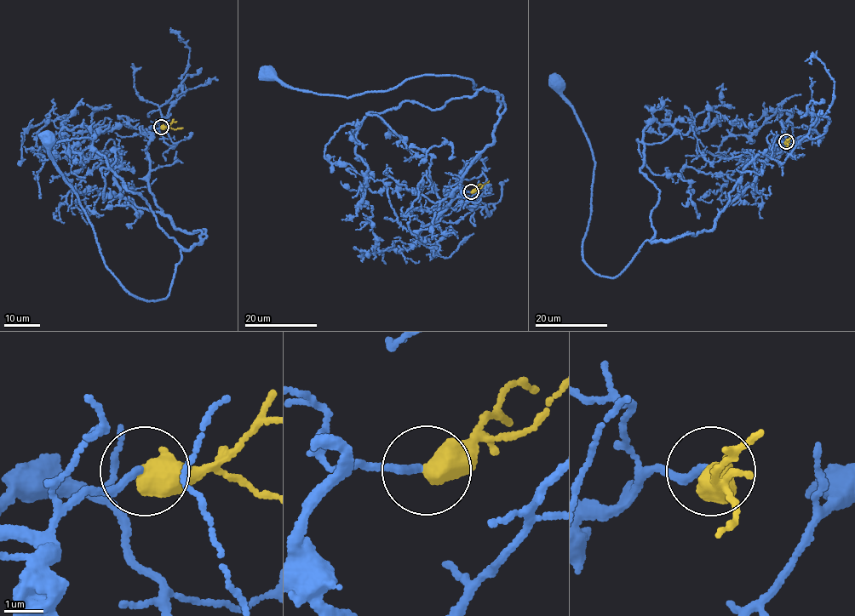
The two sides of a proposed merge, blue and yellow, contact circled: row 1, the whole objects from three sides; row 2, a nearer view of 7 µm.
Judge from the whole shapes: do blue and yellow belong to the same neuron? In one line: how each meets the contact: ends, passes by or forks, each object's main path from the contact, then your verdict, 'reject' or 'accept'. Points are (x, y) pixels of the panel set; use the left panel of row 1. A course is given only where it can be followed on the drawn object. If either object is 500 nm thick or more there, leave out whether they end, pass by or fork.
blue runs (161, 126), (146, 150), (150, 191), (174, 227), (202, 231), (155, 300), (134, 296), (104, 263), (48, 140); yellow runs (162, 126), (175, 129), (183, 128); accept

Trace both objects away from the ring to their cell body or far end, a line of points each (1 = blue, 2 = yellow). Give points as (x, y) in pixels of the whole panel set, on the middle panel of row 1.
1: (471, 192), (456, 180), (492, 142), (494, 91), (430, 75), (347, 97), (269, 73)
2: (472, 192), (489, 180)

